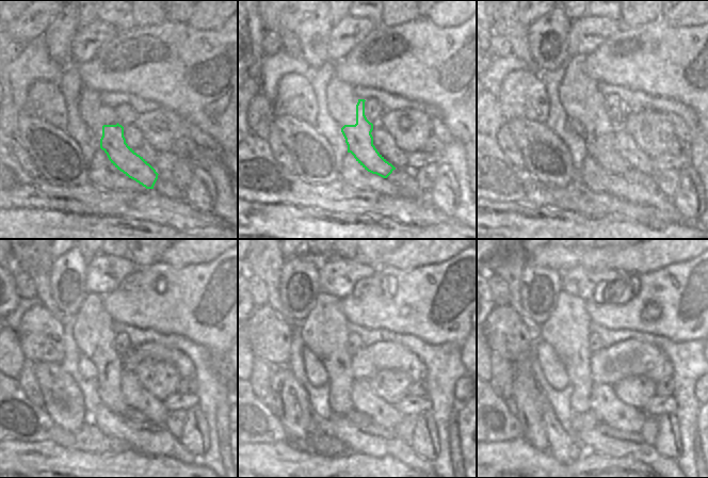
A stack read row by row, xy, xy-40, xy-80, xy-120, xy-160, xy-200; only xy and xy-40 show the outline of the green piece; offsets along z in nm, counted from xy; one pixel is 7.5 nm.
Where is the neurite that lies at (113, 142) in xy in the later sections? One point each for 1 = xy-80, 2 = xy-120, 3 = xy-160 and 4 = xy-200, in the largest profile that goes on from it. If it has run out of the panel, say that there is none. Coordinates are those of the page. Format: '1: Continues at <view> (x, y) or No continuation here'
1: Continues at xy-80 (598, 134)
2: Continues at xy-120 (125, 395)
3: Continues at xy-160 (364, 399)
4: Continues at xy-200 (605, 404).

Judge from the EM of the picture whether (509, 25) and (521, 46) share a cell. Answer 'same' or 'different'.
same

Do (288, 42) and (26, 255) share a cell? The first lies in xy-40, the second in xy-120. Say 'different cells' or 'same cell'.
same cell

